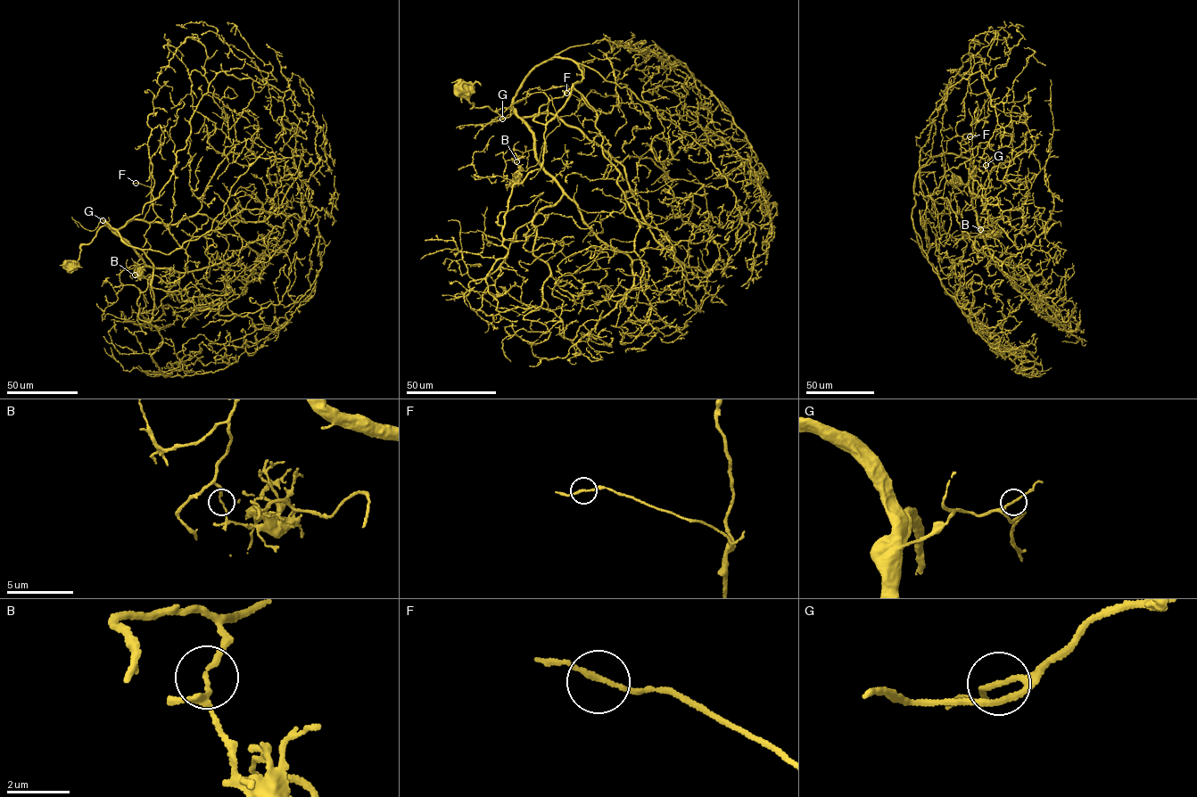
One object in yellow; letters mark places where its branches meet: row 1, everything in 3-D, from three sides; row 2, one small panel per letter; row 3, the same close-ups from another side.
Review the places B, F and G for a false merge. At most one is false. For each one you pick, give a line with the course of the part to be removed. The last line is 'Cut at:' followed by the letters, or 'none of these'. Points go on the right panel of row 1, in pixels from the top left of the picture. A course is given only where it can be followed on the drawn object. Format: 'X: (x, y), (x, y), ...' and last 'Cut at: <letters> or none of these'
B: (980, 229), (983, 235), (974, 233), (961, 234), (928, 250), (921, 250), (911, 238)
Cut at: B

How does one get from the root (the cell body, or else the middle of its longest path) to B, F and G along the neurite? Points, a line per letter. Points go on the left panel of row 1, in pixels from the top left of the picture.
B: (68, 264), (77, 260), (81, 246), (92, 242), (103, 226), (108, 225), (140, 258), (135, 275)
F: (68, 264), (77, 260), (81, 246), (92, 242), (103, 226), (117, 232), (144, 218), (151, 188), (136, 183)
G: (68, 264), (77, 260), (81, 246), (92, 242), (98, 229), (104, 225), (110, 226), (103, 220)

